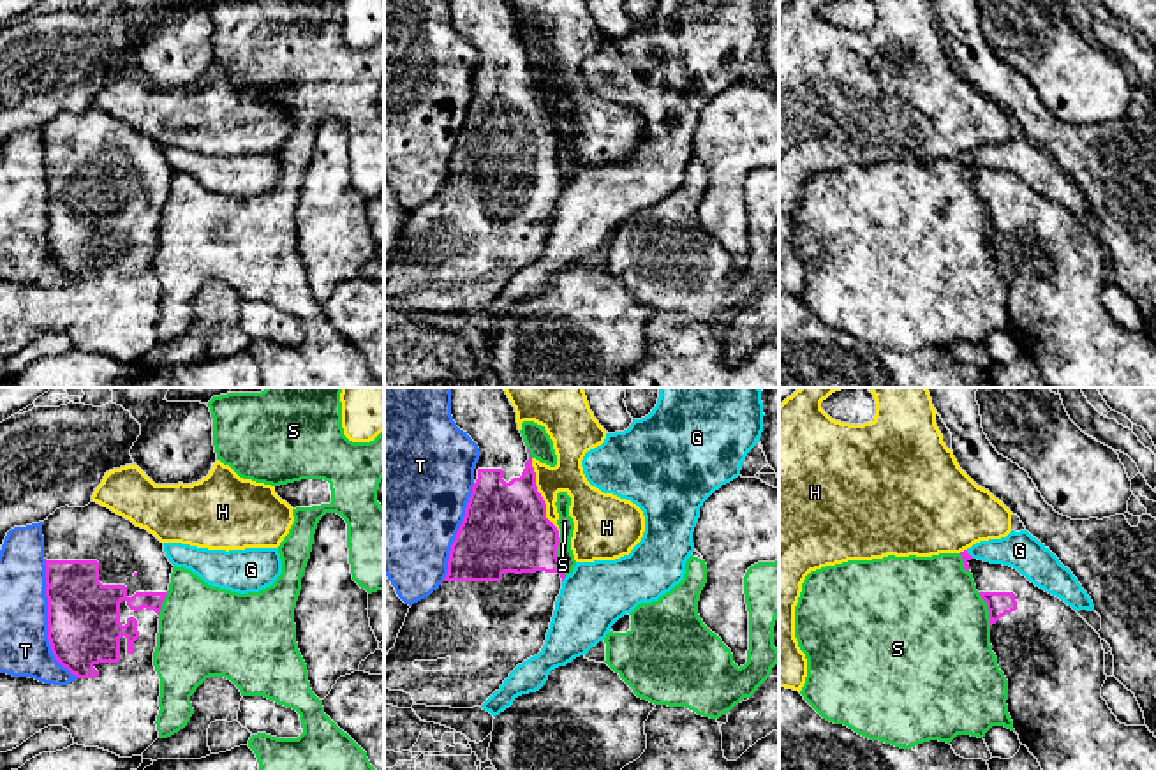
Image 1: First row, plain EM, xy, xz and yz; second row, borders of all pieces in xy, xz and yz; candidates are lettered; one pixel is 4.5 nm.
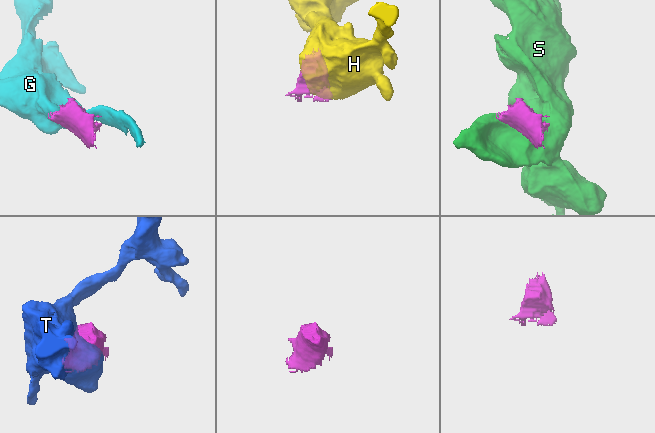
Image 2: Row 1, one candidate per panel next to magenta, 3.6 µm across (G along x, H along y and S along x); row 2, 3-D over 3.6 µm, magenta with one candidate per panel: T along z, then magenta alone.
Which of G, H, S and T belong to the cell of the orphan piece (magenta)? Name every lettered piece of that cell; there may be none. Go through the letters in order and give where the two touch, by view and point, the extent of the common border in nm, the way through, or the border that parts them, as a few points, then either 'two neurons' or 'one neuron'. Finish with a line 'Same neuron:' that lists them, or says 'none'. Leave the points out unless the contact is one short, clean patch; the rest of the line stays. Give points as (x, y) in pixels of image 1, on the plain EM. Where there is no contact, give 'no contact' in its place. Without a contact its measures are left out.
G: meets magenta in xz at (563, 185); contact 40 nm long; border along xz (566, 182), (563, 187); two neurons
H: meets magenta in xz at (541, 103); contact 380 nm long; two neurons
S: meets magenta in xz at (557, 162); contact 180 nm long; two neurons
T: meets magenta in xy at (48, 226); contact 550 nm long; two neurons
Same neuron: none

